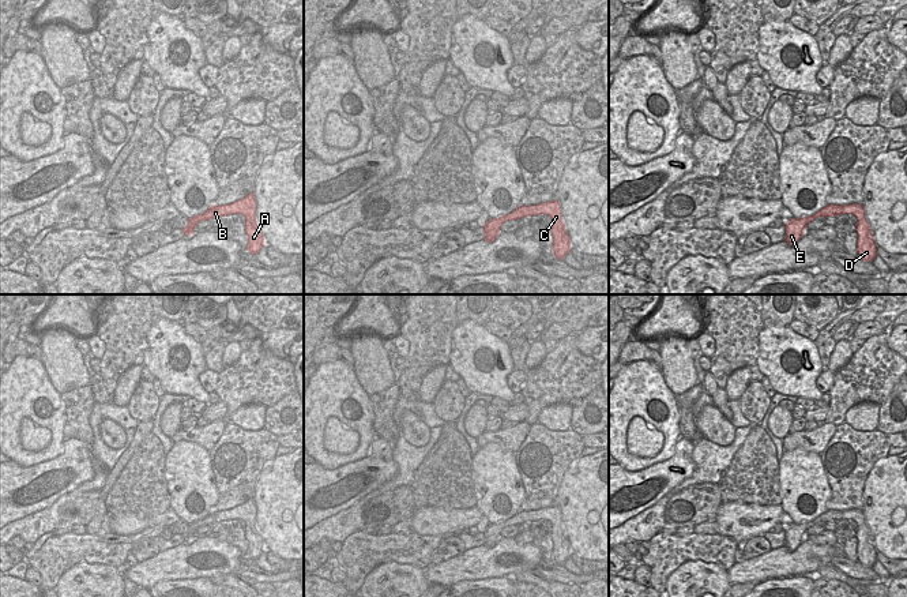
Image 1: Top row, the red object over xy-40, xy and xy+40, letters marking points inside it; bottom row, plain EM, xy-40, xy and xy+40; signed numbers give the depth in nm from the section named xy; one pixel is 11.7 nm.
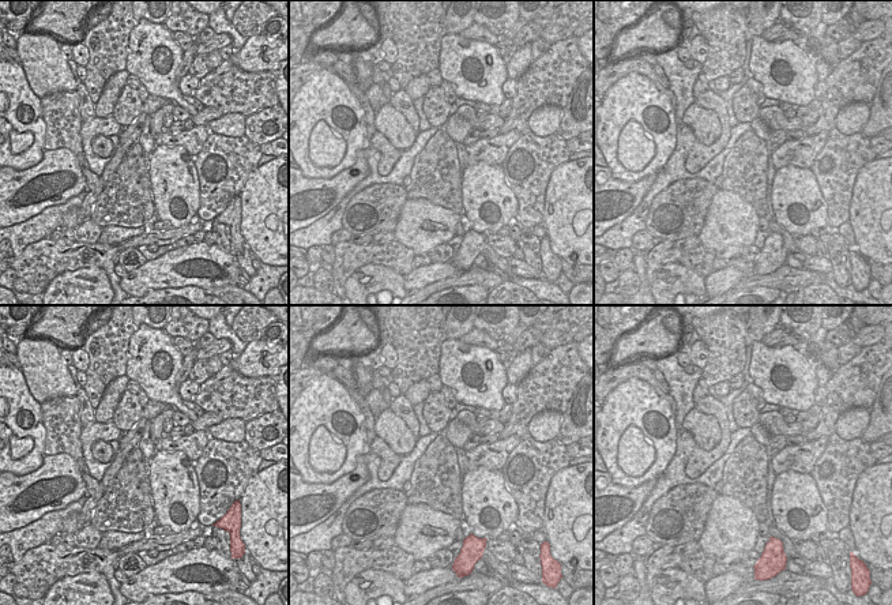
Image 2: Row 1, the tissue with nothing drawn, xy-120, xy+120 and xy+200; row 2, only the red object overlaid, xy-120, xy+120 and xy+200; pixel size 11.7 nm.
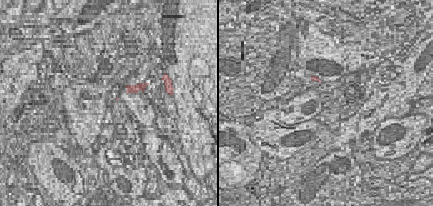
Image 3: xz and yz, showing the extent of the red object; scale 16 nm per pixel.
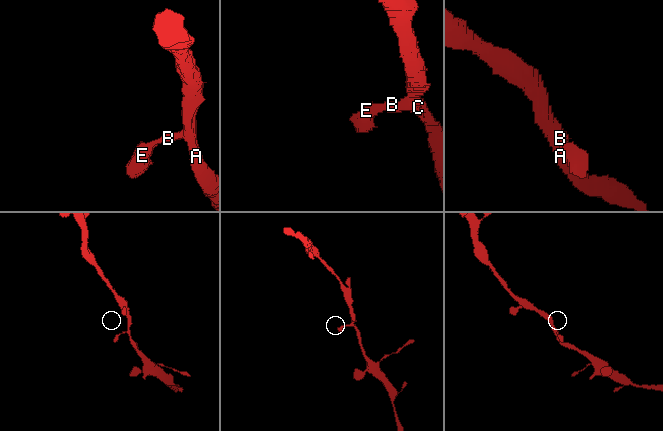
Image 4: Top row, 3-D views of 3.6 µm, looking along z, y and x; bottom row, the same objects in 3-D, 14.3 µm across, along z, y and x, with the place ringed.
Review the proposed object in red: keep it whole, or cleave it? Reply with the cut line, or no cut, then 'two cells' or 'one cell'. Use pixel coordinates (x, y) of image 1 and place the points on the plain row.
cut none; one cell

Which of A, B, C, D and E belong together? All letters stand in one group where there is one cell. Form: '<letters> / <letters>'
A B C D E

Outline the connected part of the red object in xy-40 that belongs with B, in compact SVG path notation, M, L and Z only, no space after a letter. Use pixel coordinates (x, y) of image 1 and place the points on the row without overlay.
M253 498L230 510L211 510L206 518L188 523L188 530L181 536L185 538L185 541L191 541L195 540L193 534L199 527L230 519L242 519L245 522L245 538L248 541L246 556L256 560L264 552L264 544L256 526L256 504Z

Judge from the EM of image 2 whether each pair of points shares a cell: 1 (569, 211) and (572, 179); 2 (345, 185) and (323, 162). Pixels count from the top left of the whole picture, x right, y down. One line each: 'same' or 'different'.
1: same
2: different

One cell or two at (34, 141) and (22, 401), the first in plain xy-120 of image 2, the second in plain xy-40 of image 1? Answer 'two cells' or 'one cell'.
one cell

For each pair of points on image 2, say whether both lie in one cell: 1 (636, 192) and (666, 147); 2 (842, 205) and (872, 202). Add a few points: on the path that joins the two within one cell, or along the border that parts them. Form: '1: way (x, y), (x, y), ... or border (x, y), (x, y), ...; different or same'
1: border (657, 172), (635, 181), (616, 179); different
2: border (857, 173), (850, 202), (850, 218), (847, 221); different

